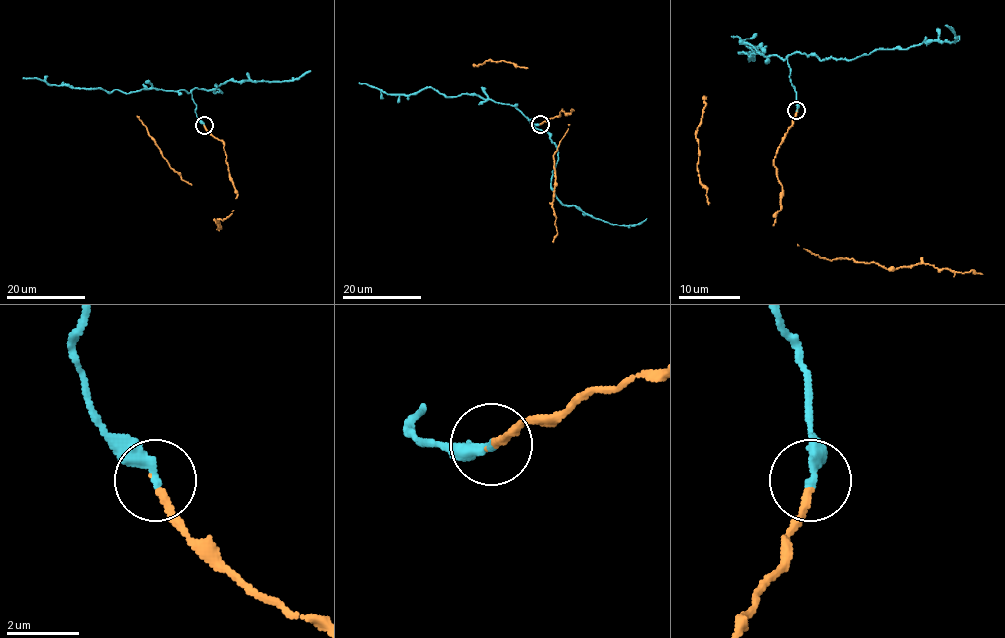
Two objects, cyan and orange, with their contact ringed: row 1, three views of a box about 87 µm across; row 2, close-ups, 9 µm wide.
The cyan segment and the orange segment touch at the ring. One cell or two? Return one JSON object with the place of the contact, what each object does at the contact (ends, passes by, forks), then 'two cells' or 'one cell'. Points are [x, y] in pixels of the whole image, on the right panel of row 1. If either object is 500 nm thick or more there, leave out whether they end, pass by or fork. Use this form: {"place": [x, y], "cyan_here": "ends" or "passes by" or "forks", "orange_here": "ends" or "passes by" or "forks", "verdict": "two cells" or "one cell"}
{"place": [796, 110], "cyan_here": "ends", "orange_here": "ends", "verdict": "two cells"}

